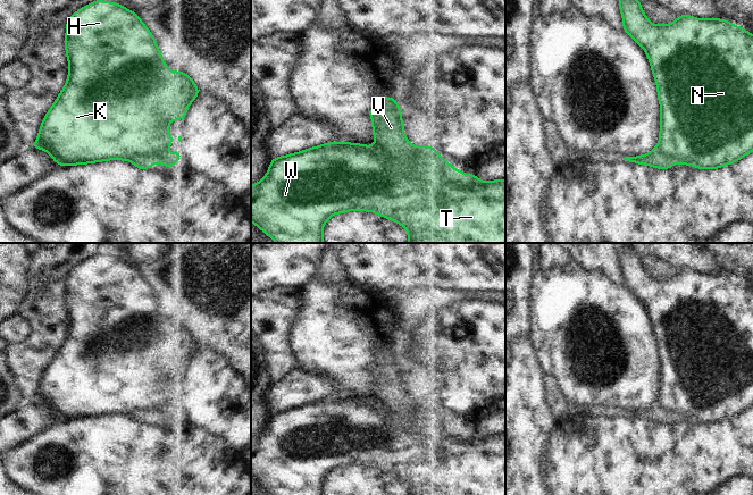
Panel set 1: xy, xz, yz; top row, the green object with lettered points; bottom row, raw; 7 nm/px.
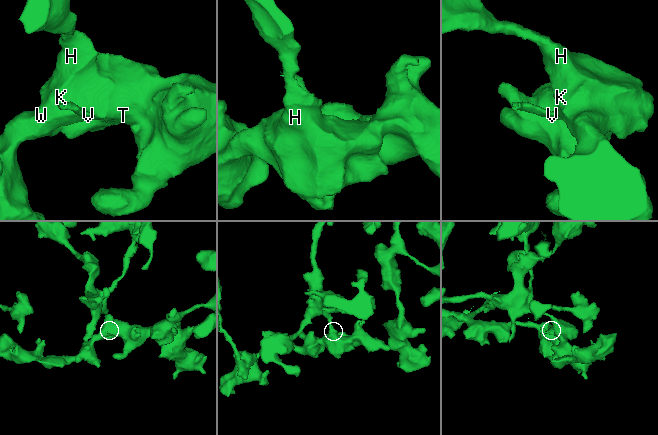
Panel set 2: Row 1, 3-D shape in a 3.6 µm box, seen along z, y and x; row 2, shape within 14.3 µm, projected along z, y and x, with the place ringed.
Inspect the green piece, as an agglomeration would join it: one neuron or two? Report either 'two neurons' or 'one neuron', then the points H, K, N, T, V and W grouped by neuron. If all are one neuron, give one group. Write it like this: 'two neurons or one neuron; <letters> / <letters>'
two neurons; H K N T W / V

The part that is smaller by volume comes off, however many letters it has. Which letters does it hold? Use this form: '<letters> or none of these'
V.

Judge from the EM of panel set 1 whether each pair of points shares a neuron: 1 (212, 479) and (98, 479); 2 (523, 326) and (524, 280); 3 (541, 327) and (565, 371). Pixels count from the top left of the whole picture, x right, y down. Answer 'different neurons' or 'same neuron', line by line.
1: same neuron
2: same neuron
3: same neuron

